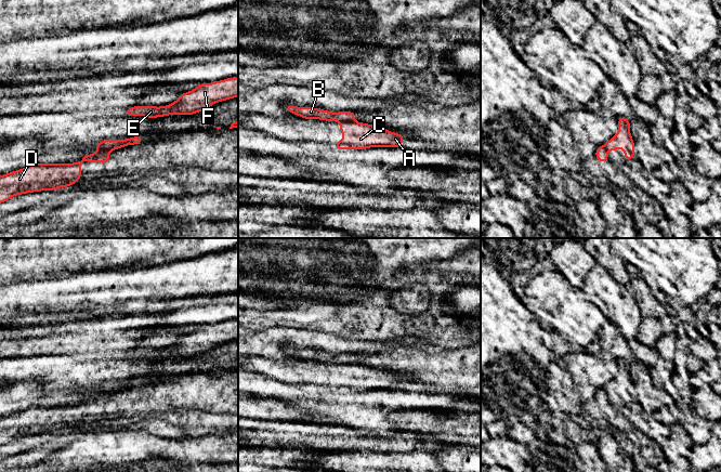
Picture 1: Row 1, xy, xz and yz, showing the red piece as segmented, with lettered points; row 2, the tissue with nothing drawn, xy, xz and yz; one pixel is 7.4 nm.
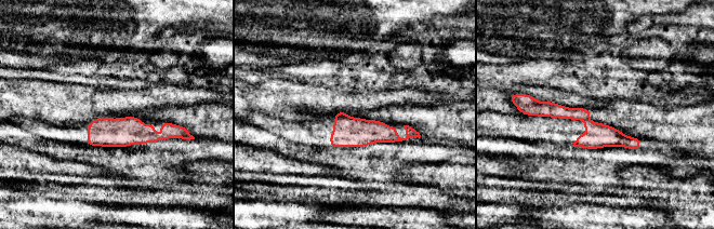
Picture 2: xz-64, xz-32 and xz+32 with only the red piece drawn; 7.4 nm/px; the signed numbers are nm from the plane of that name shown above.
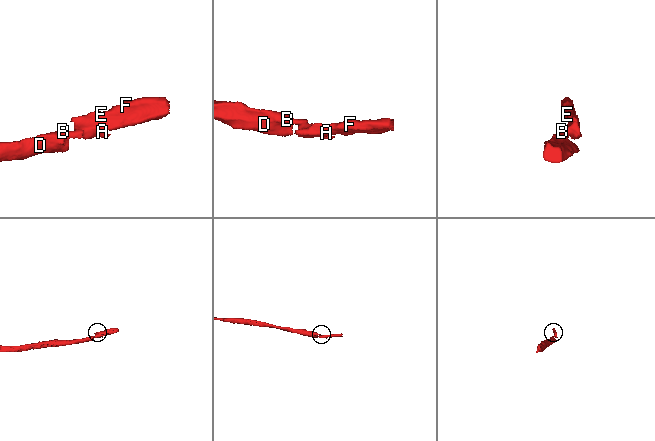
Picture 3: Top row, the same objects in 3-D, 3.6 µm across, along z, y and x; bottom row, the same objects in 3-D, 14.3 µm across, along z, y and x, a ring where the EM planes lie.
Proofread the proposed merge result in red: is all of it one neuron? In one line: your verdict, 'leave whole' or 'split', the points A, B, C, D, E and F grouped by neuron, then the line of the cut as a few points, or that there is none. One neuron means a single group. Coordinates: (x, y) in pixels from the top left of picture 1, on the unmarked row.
split | A C E F / B D | xz (340, 363), (353, 364)

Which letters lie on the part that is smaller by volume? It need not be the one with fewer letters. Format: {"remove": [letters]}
{"remove": ["A", "C", "E", "F"]}

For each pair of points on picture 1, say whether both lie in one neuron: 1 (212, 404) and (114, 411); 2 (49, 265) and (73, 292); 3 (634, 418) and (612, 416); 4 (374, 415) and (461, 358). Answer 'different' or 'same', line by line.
1: same
2: different
3: different
4: different

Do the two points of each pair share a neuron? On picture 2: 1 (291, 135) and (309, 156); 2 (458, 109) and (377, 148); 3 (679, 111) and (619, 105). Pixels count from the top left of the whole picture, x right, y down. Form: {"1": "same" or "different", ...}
{"1": "different", "2": "different", "3": "same"}

